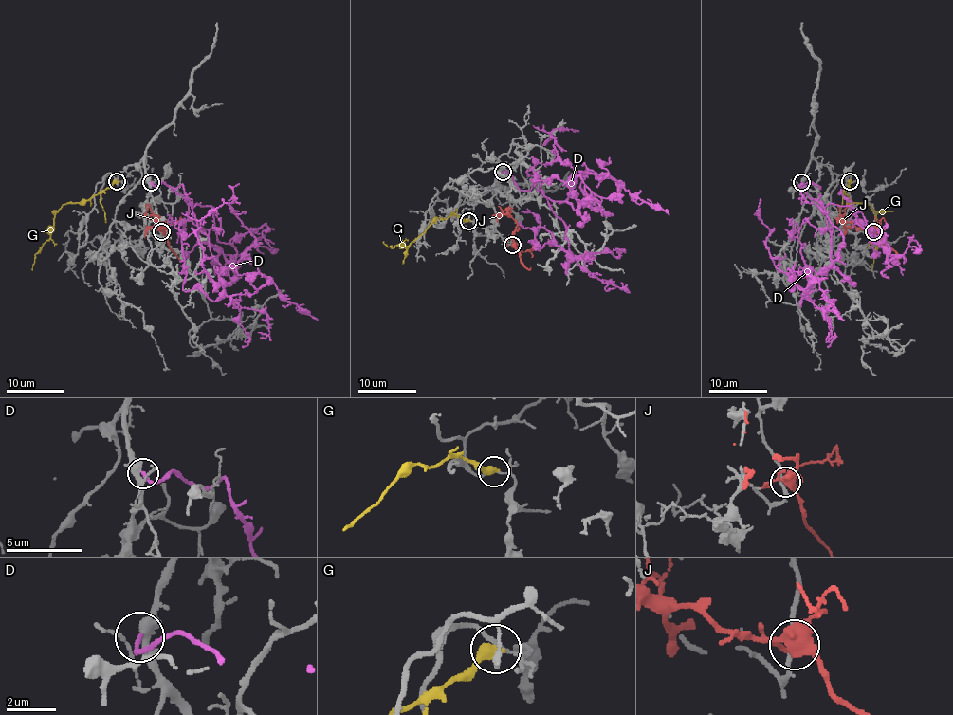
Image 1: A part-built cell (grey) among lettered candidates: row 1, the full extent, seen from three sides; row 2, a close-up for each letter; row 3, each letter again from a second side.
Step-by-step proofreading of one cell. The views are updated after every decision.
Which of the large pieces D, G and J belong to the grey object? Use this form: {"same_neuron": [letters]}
{"same_neuron": []}

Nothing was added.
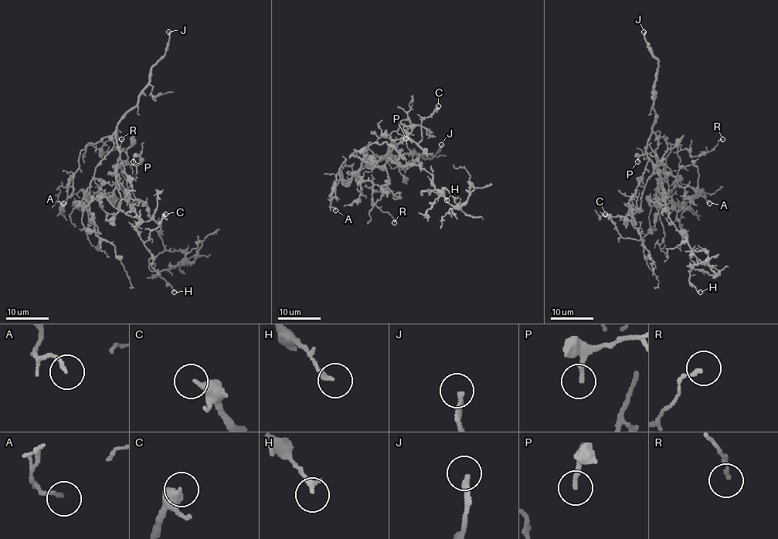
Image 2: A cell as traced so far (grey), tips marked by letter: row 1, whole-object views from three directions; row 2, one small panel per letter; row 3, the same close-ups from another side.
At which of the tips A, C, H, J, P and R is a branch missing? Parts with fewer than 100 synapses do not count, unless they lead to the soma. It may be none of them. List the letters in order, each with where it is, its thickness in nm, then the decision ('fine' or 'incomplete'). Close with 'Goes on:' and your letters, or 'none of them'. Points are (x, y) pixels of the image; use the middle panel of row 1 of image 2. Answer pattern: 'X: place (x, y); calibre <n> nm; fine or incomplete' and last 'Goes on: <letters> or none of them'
A: place (335, 210); calibre 120 nm; fine
C: place (438, 106); calibre 320 nm; fine
H: place (446, 200); calibre 190 nm; fine
J: place (441, 144); calibre 200 nm; incomplete
P: place (405, 138); calibre 190 nm; fine
R: place (394, 222); calibre 130 nm; fine
Goes on: J

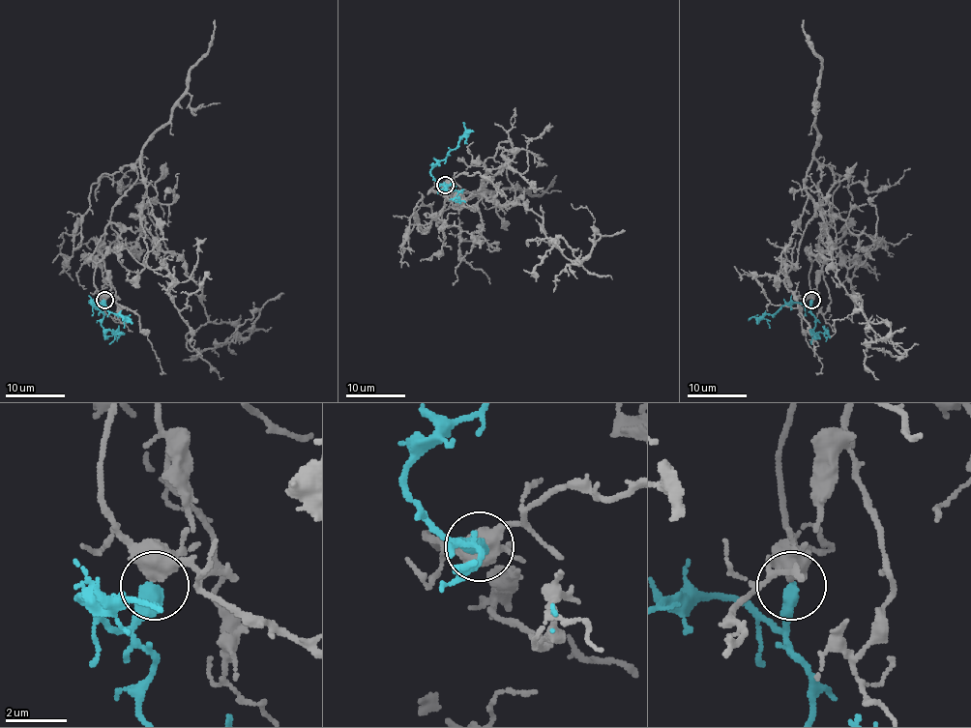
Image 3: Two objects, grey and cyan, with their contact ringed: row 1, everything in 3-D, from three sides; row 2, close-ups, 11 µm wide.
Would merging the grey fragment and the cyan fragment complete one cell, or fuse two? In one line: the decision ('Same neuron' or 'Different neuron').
Same neuron

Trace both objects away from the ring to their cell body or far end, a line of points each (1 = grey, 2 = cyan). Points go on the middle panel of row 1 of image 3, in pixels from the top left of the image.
1: (445, 186), (432, 190), (477, 195), (485, 179), (487, 201), (531, 210), (576, 263), (601, 236), (571, 204)
2: (445, 185), (439, 183), (431, 169), (457, 144), (465, 130), (462, 122)

